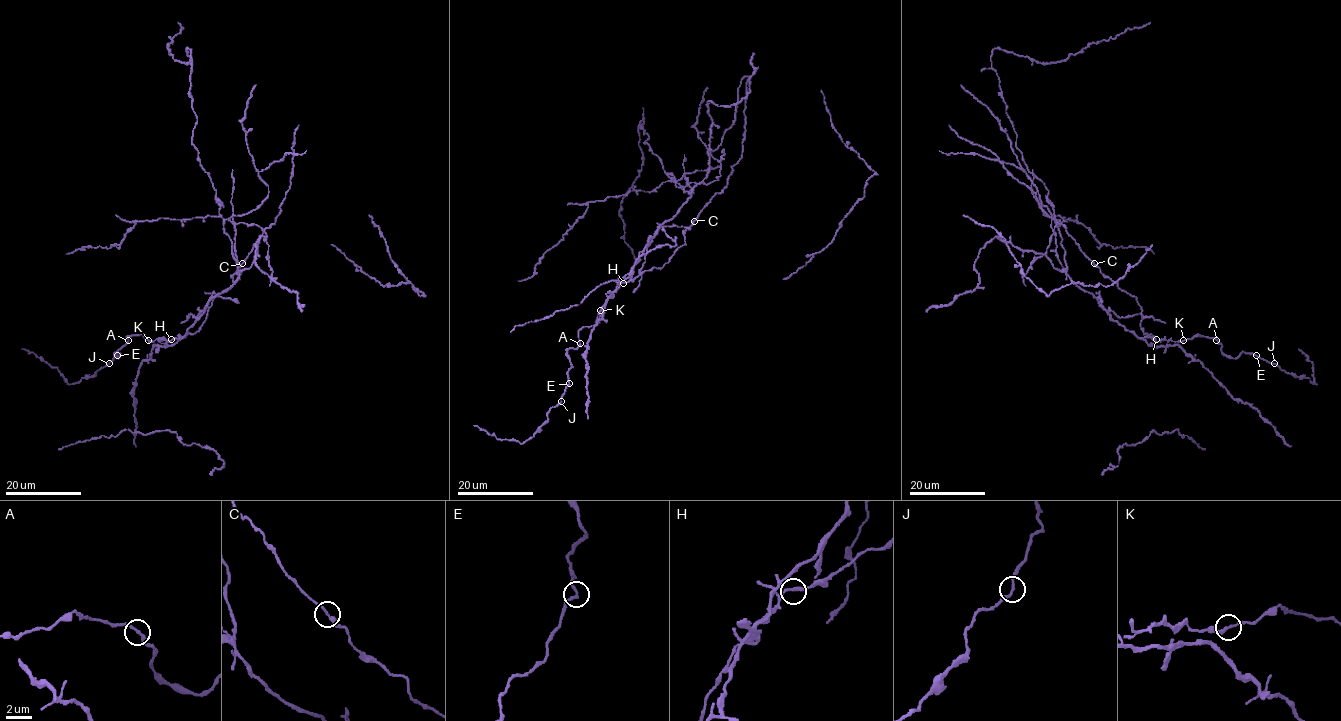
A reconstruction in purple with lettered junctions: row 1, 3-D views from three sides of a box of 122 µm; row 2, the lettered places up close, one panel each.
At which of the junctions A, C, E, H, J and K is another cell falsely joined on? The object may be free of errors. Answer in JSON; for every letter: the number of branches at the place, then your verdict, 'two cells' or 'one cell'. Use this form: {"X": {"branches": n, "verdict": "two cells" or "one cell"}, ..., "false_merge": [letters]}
{"A": {"branches": 2, "verdict": "one cell"}, "C": {"branches": 2, "verdict": "two cells"}, "E": {"branches": 2, "verdict": "one cell"}, "H": {"branches": 2, "verdict": "one cell"}, "J": {"branches": 2, "verdict": "one cell"}, "K": {"branches": 2, "verdict": "one cell"}, "false_merge": ["C"]}

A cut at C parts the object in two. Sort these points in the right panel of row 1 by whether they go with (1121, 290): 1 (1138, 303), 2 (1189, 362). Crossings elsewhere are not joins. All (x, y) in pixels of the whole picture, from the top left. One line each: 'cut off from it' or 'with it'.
1: with it
2: cut off from it

